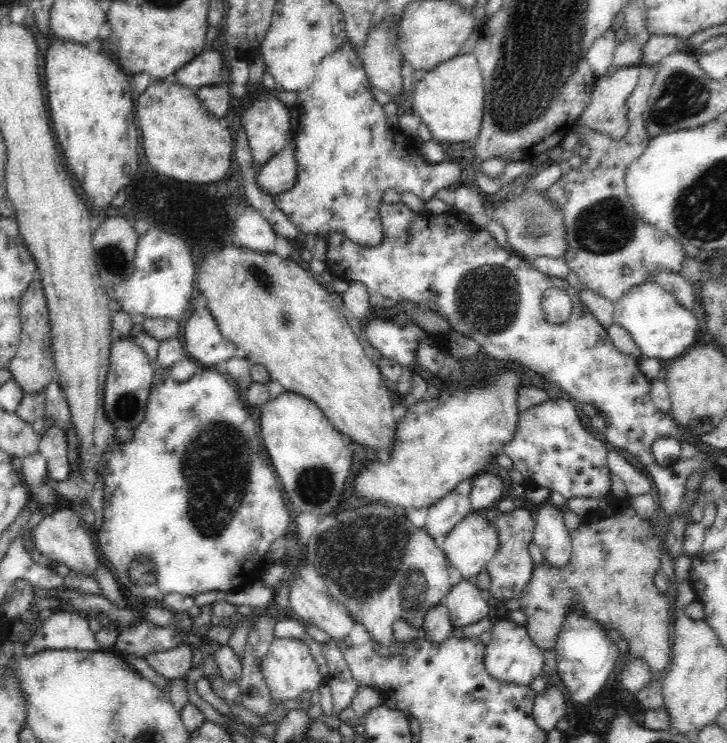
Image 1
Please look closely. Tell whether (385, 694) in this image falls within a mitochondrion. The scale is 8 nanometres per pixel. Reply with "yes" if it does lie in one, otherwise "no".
no

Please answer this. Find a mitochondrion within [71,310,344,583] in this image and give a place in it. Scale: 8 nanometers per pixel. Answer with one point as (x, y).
(213, 465)

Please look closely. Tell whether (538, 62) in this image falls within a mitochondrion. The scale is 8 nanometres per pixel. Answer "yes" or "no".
yes

